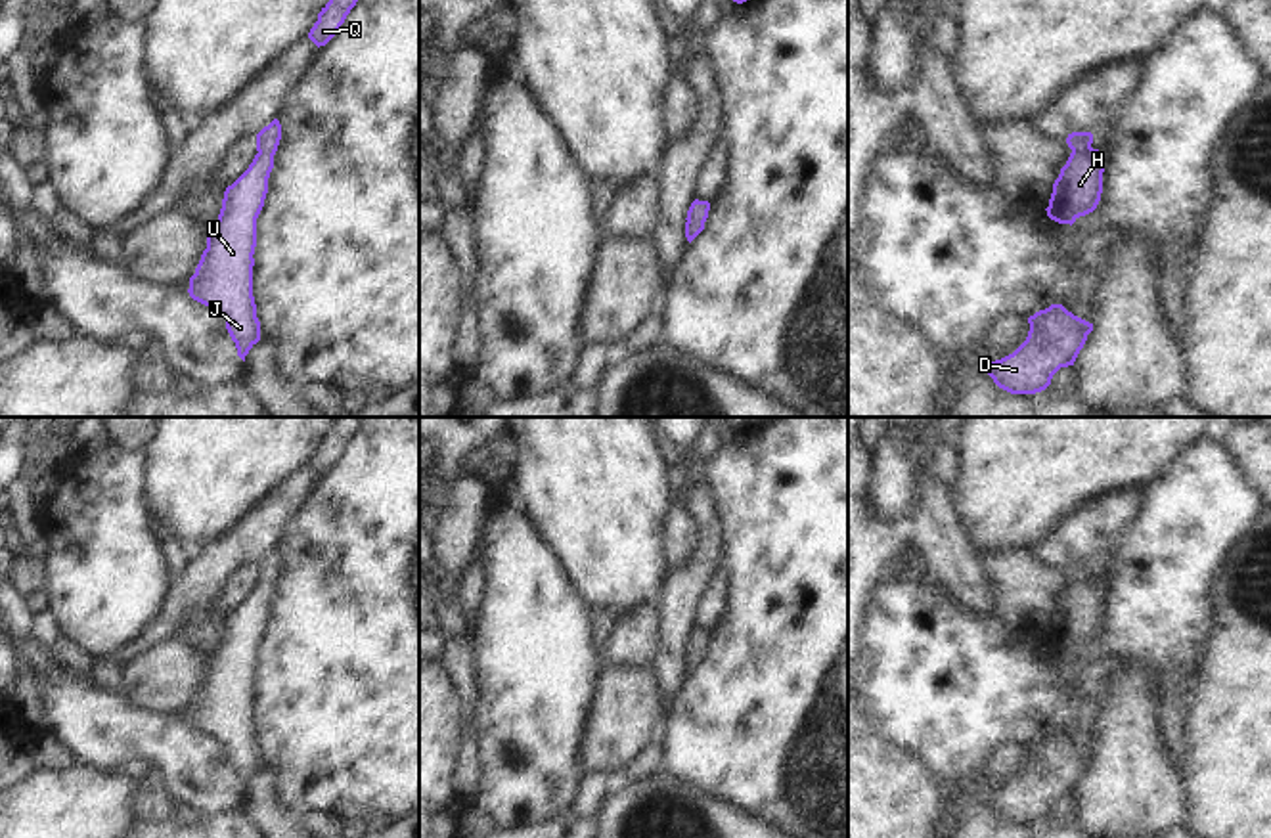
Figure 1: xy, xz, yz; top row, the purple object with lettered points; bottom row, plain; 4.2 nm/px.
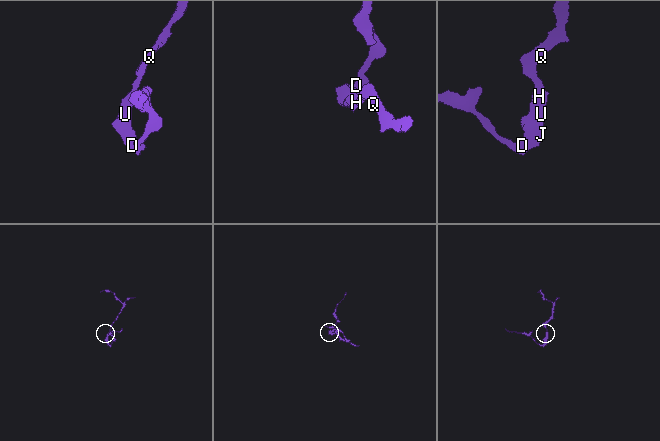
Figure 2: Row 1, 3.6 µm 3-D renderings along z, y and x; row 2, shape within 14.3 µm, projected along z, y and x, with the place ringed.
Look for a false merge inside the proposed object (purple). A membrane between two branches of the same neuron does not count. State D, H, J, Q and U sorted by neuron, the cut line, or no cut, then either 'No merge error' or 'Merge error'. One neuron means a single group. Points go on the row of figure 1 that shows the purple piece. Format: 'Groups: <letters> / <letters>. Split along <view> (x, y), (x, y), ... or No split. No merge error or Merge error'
Groups: D H J Q U. No split. No merge error

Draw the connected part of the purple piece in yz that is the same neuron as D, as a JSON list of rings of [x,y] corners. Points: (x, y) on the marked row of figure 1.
[[[1051,304],[1028,318],[1026,341],[1009,356],[990,362],[986,373],[1011,394],[1036,394],[1051,385],[1060,367],[1074,365],[1093,323],[1062,304]]]

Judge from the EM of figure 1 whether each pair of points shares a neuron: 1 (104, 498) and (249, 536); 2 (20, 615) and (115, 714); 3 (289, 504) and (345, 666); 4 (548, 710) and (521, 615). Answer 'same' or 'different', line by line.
1: different
2: different
3: different
4: same

